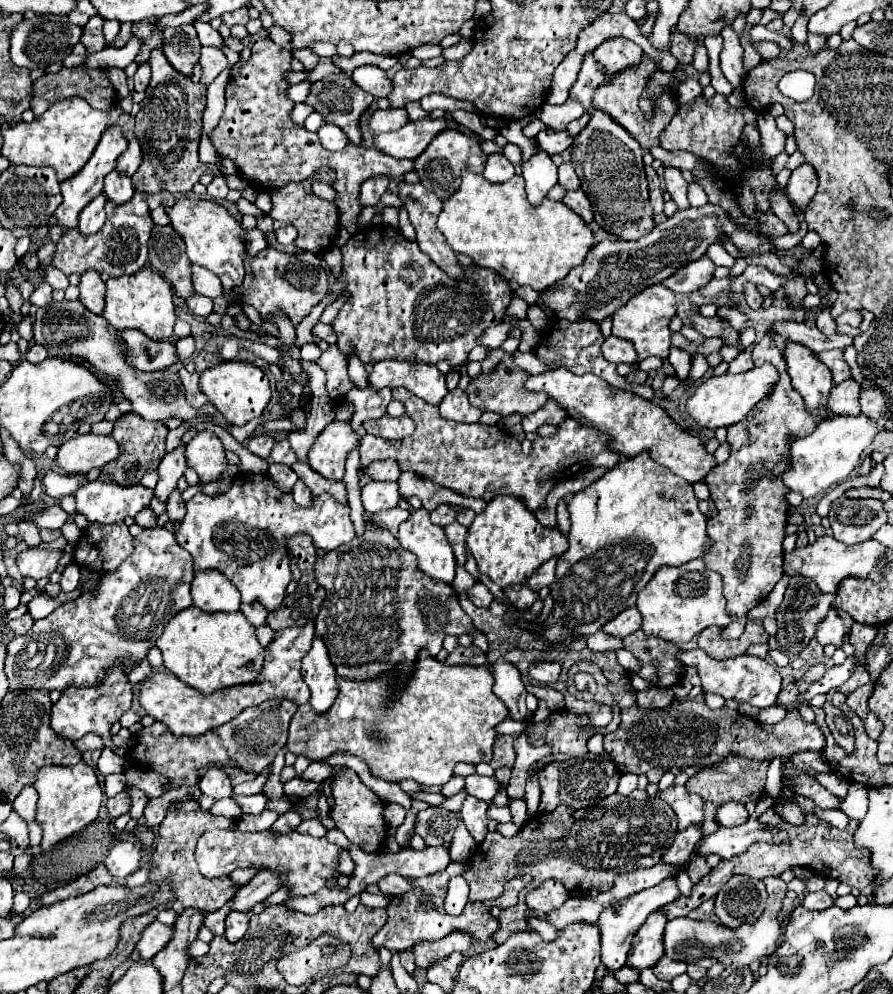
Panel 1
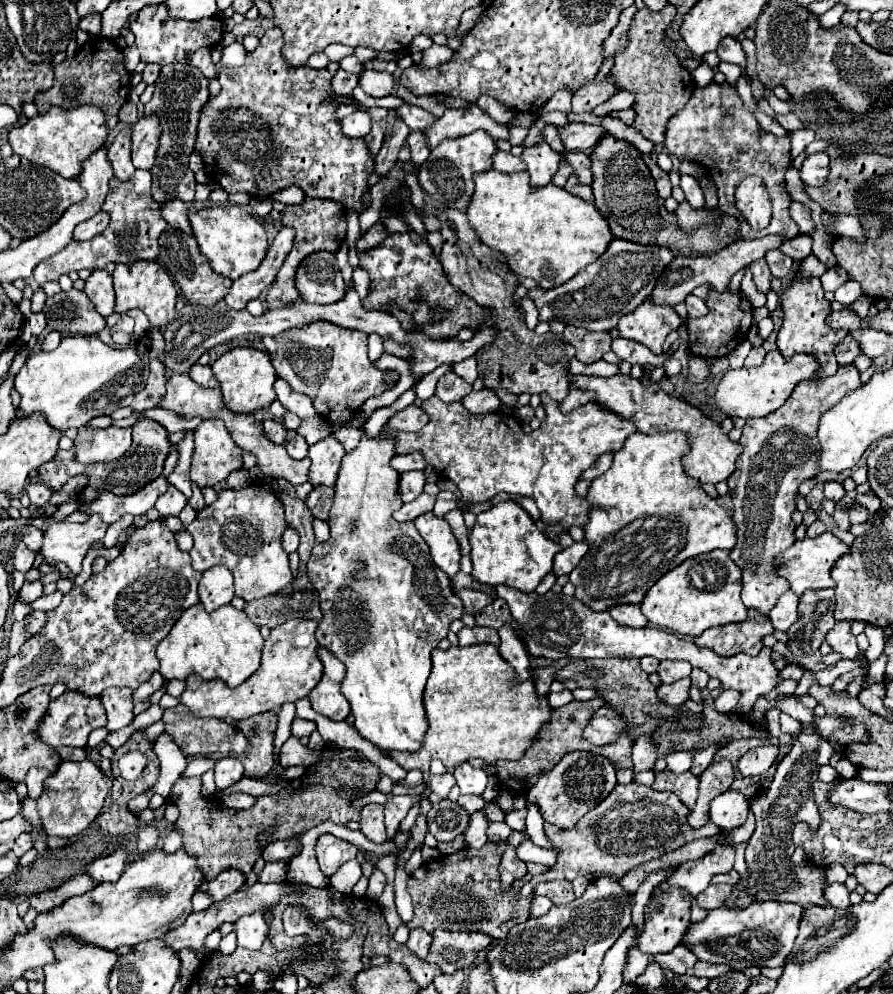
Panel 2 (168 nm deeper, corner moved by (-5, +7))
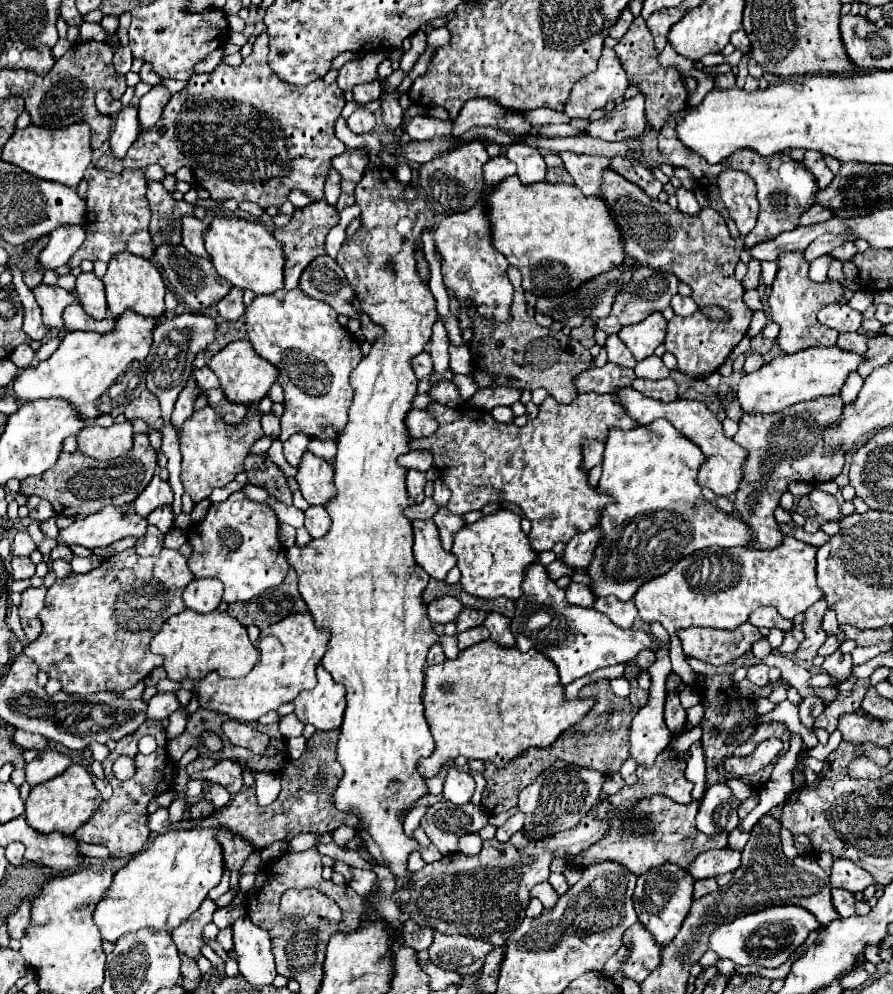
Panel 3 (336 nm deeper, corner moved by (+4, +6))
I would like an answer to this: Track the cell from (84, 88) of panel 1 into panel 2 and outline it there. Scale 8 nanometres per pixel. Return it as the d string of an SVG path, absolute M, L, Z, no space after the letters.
M107 38L89 40L73 58L67 58L65 62L57 64L53 86L47 92L39 92L35 96L35 106L37 106L39 114L49 112L51 106L75 108L75 106L83 106L83 104L95 104L105 114L107 130L113 130L117 126L117 112L127 102L131 90L130 73L124 67L123 53L113 44L115 42L107 40Z

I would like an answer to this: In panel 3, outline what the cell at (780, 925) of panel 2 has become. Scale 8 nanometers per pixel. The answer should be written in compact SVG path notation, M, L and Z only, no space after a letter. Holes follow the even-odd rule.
M780 905L780 907L768 907L758 913L750 913L744 917L738 917L736 921L722 923L714 927L714 933L710 935L708 947L722 959L730 959L736 965L762 965L762 967L780 967L788 957L790 951L794 951L798 945L802 945L812 929L816 929L820 923L816 917L796 905ZM770 925L782 925L786 931L770 931Z

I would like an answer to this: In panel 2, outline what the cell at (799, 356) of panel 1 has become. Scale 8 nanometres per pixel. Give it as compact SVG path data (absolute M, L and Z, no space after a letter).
M815 276L791 278L787 290L781 294L781 308L783 308L783 326L777 336L779 352L785 358L791 358L799 352L819 356L819 360L823 360L823 378L833 376L839 368L837 360L833 356L833 350L849 332L847 330L833 330L825 322L825 318L831 314L831 302L825 300L825 296L823 296L821 280Z

